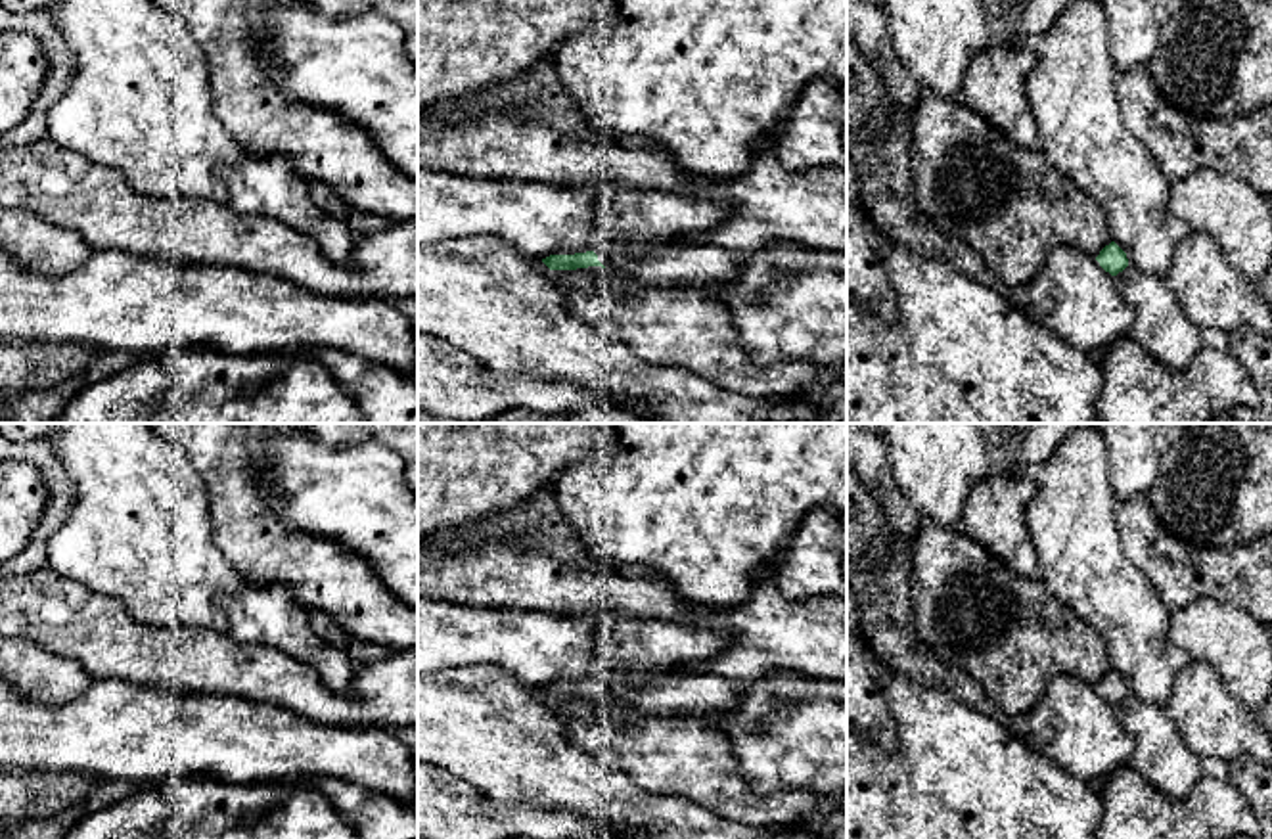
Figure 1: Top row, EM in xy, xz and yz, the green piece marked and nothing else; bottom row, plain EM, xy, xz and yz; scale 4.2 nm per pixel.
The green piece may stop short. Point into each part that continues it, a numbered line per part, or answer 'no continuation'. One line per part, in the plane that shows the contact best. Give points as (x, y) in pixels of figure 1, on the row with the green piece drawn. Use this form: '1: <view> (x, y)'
1: xz (679, 265)

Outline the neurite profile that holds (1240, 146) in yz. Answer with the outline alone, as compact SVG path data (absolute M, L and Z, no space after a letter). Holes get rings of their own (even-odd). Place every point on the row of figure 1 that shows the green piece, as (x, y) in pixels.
M1147 65L1115 77L1124 126L1149 149L1169 184L1199 167L1218 169L1272 195L1272 103L1226 119L1199 119L1170 105Z

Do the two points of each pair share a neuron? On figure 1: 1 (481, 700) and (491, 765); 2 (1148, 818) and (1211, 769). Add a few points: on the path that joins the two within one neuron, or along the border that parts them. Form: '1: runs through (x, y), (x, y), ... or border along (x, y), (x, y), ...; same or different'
1: runs through (481, 715), (481, 723), (491, 732), (491, 749); same
2: border along (1205, 774), (1226, 780); different

